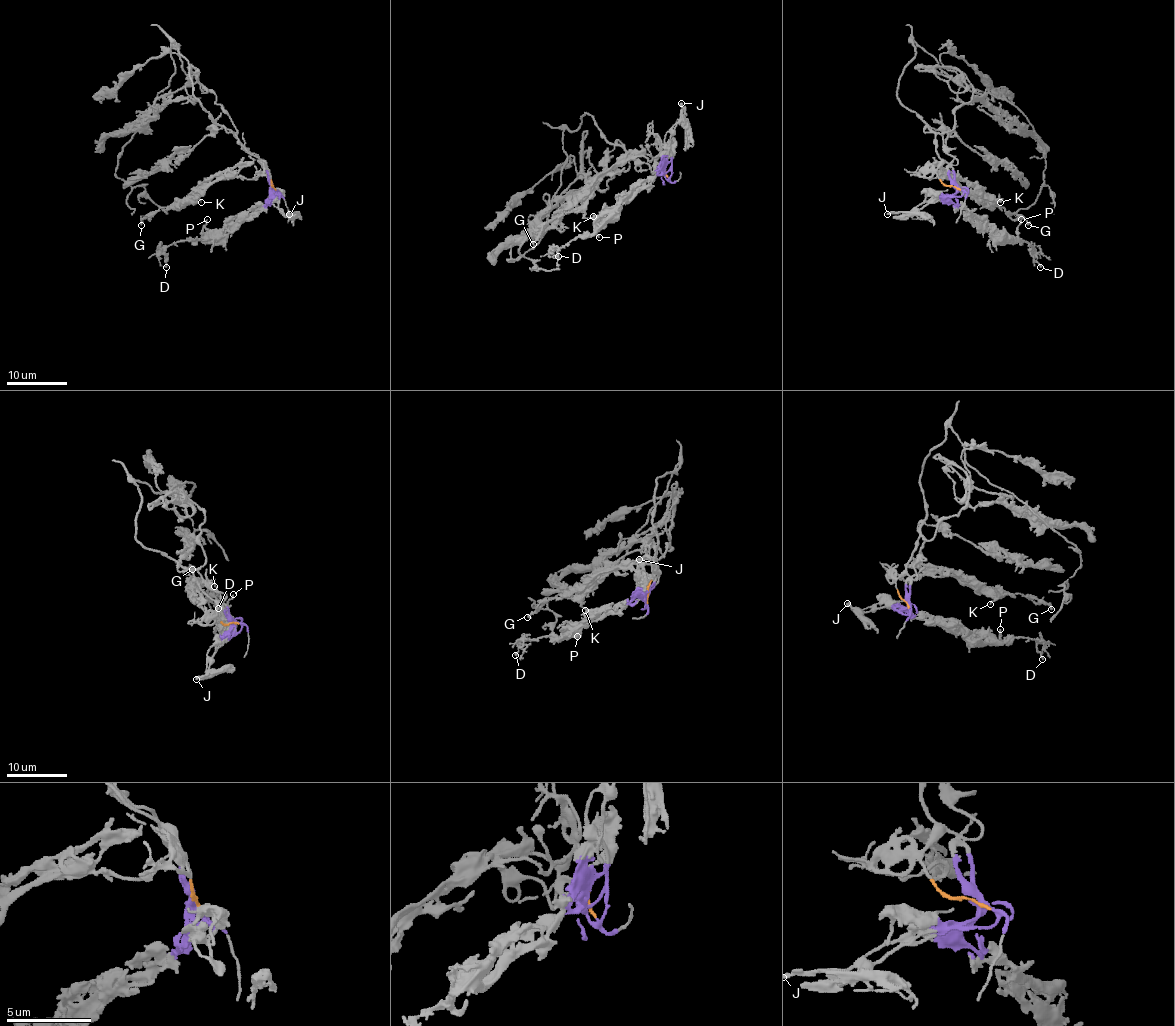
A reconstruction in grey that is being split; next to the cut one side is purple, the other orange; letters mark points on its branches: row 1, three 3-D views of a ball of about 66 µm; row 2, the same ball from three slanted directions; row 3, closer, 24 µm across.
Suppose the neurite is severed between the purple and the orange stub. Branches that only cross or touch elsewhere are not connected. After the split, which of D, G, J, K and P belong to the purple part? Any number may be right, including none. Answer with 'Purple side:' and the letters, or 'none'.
Purple side: D, J, P

